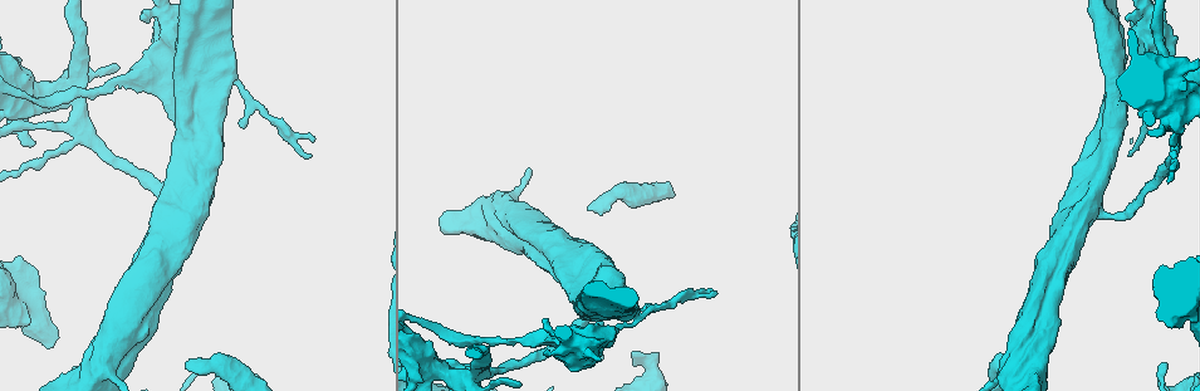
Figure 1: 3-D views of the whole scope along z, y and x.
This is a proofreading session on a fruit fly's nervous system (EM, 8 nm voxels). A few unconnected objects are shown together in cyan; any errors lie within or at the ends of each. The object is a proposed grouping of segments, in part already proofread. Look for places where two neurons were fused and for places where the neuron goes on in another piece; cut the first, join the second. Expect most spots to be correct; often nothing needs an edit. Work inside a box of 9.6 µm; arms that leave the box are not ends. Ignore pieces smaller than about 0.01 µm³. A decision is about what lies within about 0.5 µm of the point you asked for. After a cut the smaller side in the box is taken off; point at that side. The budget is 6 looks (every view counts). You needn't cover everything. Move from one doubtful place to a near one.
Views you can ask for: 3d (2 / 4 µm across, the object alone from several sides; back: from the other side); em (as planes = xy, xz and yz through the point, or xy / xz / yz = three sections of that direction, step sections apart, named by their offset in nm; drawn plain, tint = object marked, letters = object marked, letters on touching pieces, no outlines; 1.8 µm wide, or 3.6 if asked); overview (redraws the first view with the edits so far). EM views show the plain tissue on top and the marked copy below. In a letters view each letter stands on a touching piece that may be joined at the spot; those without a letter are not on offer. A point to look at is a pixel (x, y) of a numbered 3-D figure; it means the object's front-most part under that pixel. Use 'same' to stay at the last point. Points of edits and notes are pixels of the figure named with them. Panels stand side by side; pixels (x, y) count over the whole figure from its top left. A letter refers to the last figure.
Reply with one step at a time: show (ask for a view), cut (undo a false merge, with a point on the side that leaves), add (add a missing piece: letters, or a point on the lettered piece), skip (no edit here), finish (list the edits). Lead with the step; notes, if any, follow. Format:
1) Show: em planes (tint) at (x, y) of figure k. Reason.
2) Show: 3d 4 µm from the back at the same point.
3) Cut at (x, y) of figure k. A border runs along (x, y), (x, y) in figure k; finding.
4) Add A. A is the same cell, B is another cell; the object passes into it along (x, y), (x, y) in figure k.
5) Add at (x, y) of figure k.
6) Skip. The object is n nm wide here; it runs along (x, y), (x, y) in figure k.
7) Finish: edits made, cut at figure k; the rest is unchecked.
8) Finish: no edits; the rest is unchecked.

Show: em planes (tint) at (1144, 27) of figure 1.

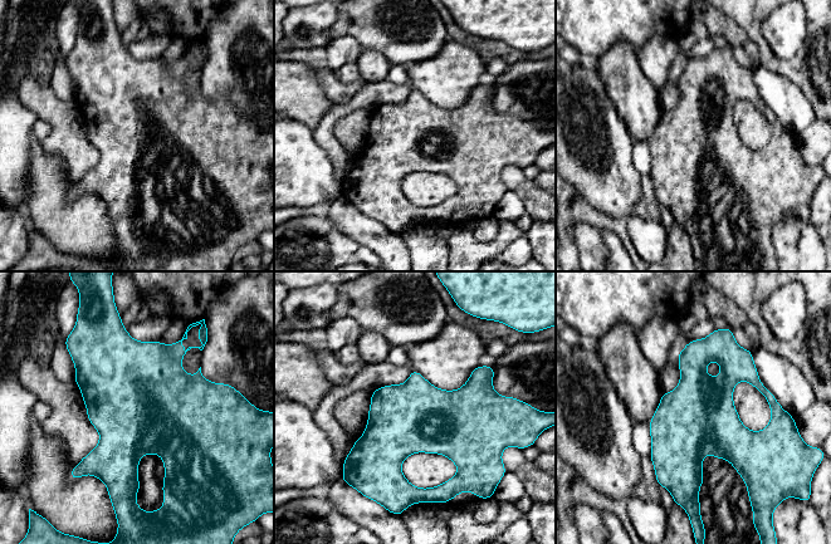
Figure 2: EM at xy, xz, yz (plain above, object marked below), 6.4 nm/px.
Show: em planes (letters) at the same point.

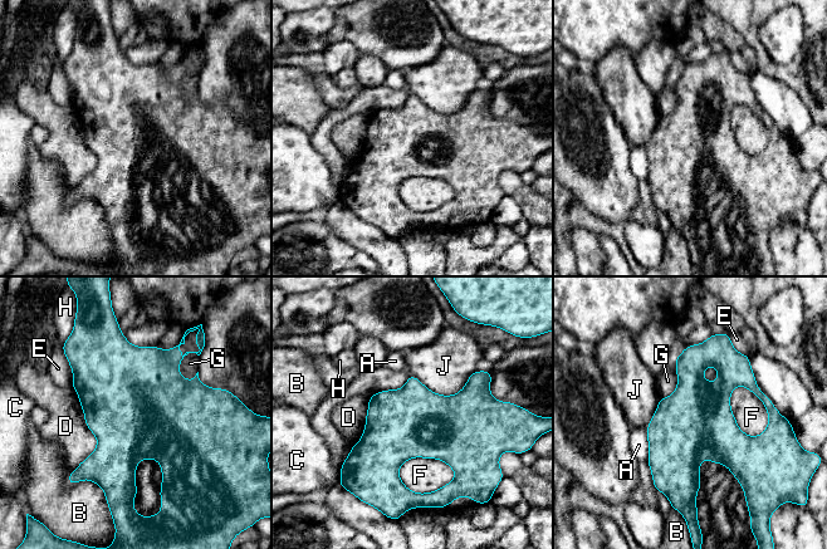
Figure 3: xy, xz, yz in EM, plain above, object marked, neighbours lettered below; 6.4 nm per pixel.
Skip. The object is 460 nm wide here; A, B, C, D, E, F, G, H and J are other cells; a border runs along (189, 352), (181, 375), (191, 381) in figure 3; one neuron here.

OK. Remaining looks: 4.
Show: 3d 4 µm at (480, 375) of figure 1. Sharp bend.

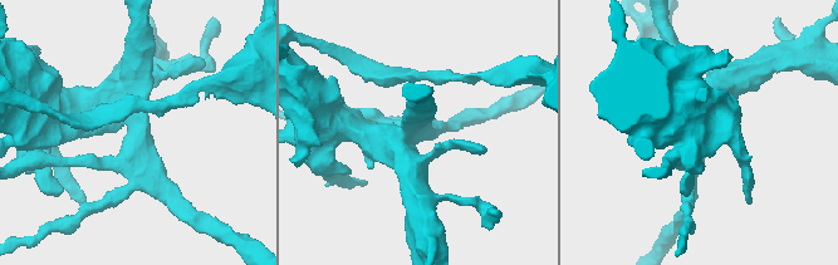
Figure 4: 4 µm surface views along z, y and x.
Show: em planes (letters) at (419, 131) of figure 4. 4 arms meet here.

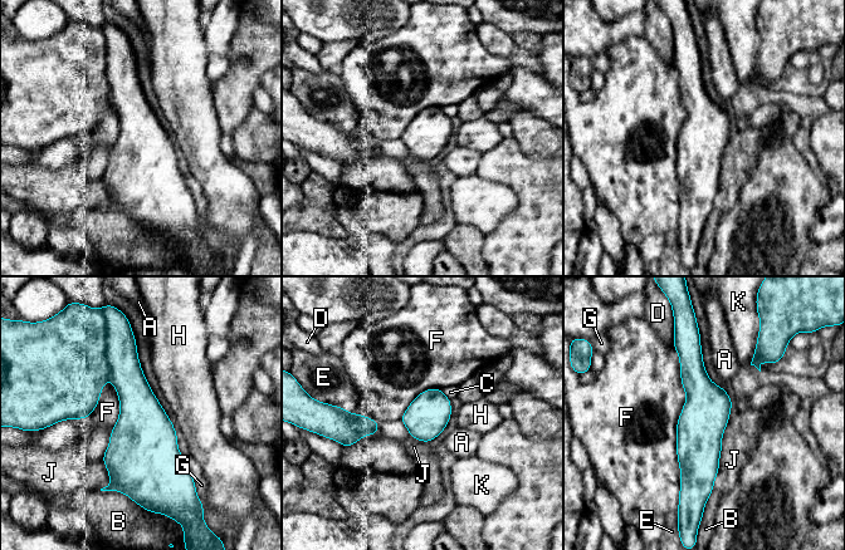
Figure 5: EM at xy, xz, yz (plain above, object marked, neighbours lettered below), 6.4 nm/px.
Cut at (67, 359) of figure 5. The longest contact is with F, 1000 nm; A, B, C, D, E, F, G, H, J and K are other cells; two neurons meet here.

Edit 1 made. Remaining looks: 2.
Finish: edits made, cut at figure 5; the rest is unchecked.

